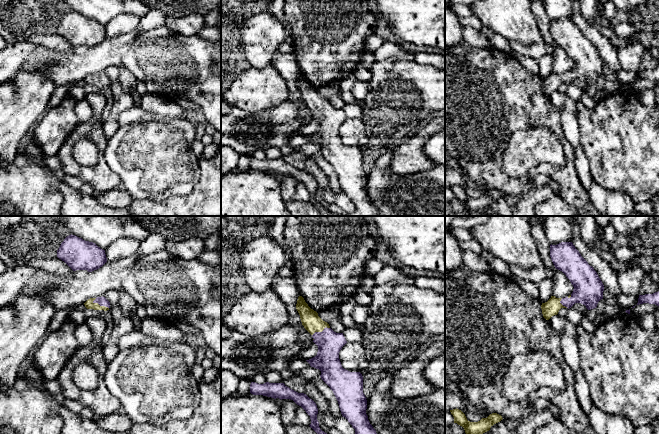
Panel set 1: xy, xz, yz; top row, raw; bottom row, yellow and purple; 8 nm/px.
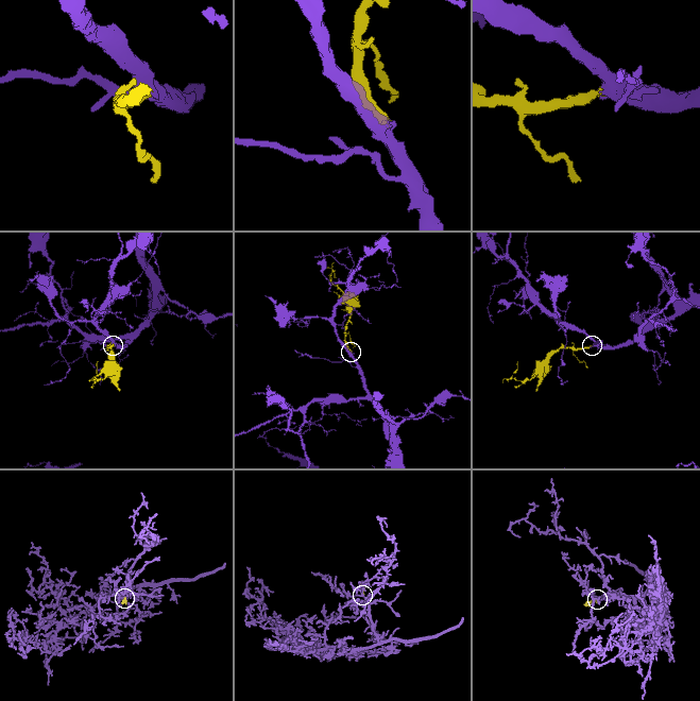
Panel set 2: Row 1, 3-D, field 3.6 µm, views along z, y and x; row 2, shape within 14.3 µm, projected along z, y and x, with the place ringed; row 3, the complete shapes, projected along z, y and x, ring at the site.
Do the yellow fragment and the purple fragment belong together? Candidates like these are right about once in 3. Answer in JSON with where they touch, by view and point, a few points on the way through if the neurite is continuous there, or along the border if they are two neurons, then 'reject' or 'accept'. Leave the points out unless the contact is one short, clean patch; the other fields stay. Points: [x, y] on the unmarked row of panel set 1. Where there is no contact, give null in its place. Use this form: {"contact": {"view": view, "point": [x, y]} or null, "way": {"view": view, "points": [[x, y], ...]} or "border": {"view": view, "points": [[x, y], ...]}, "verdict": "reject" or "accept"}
{"contact": {"view": "xy", "point": [99, 81]}, "way": {"view": "xy", "points": [[89, 80], [99, 81], [102, 77]]}, "verdict": "accept"}

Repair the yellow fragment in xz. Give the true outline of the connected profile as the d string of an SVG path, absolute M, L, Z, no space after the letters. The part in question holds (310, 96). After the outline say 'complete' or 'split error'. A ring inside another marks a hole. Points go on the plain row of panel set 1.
M302 72L298 73L296 85L302 101L318 122L317 131L306 137L321 147L320 153L333 167L342 192L355 205L355 211L346 216L379 216L366 190L367 174L363 169L362 150L350 148L341 141L339 128L347 119L343 109L334 108Z; split error

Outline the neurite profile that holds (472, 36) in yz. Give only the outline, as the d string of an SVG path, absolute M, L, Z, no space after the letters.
M471 26L462 27L462 38L471 46L479 49L492 48L490 42L485 39L478 30Z

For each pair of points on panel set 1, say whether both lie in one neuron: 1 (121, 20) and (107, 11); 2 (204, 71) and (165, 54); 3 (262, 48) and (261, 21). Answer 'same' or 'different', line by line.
1: different
2: same
3: same

